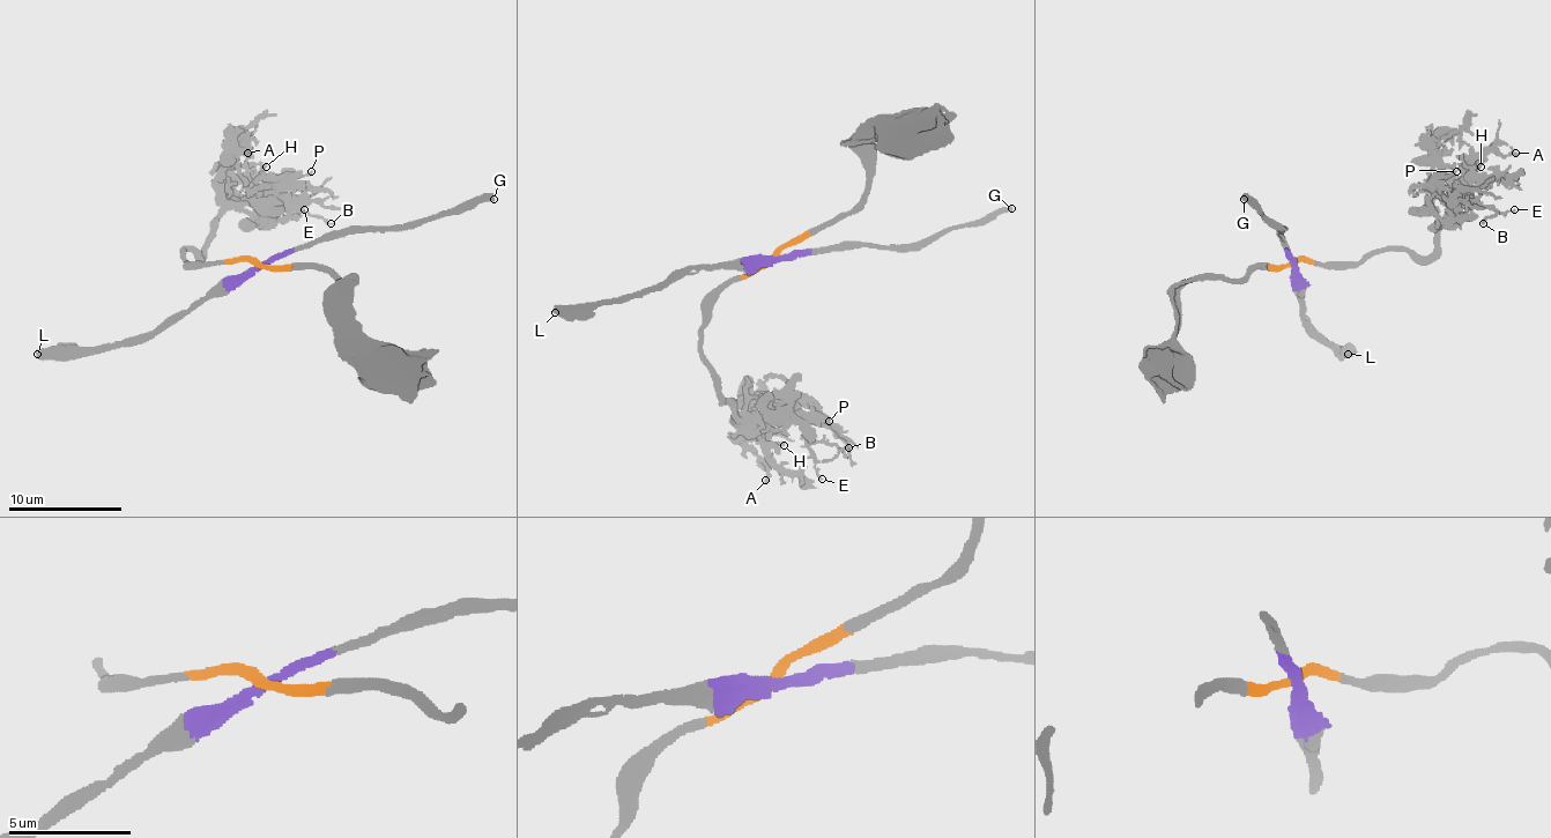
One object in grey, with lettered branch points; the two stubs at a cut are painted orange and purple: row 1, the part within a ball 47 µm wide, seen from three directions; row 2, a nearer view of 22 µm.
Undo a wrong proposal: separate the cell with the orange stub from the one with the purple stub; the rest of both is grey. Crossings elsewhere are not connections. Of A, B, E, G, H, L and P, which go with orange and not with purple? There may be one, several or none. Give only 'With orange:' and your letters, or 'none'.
With orange: A, B, E, H, P

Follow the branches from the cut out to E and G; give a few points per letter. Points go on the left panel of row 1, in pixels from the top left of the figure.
E: (258, 262), (192, 262), (184, 251), (198, 257), (229, 208), (264, 217), (283, 217), (289, 202), (303, 208)
G: (258, 265), (355, 231), (400, 231), (437, 214), (466, 212), (480, 200), (494, 200)

